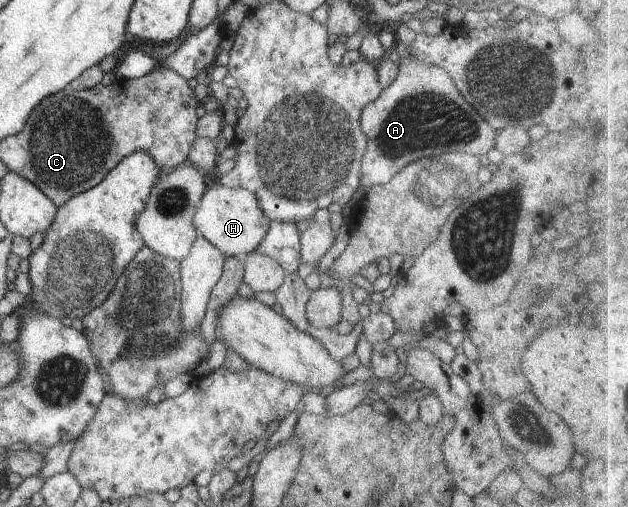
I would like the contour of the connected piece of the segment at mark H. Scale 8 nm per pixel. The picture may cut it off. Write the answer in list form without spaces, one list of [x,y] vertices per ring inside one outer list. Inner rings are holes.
[[[216,184],[207,189],[192,221],[199,231],[198,235],[208,239],[222,254],[242,259],[258,248],[271,223],[262,213],[258,197],[254,193],[241,188],[229,189],[223,184]]]

